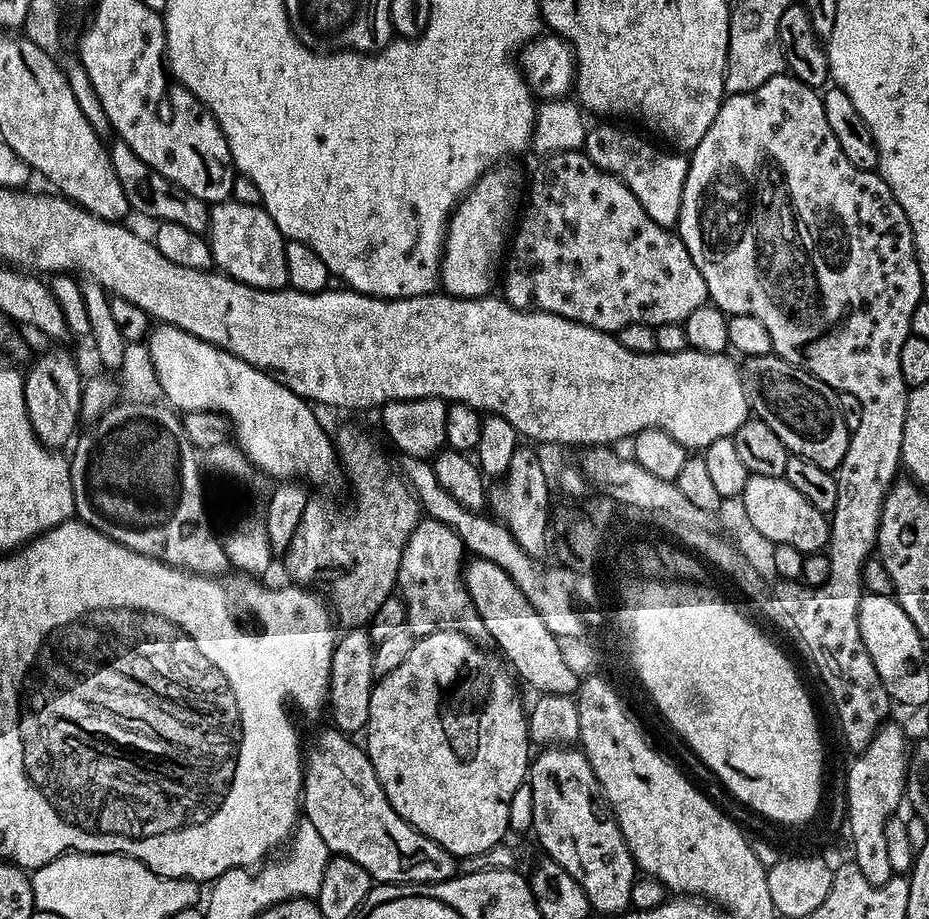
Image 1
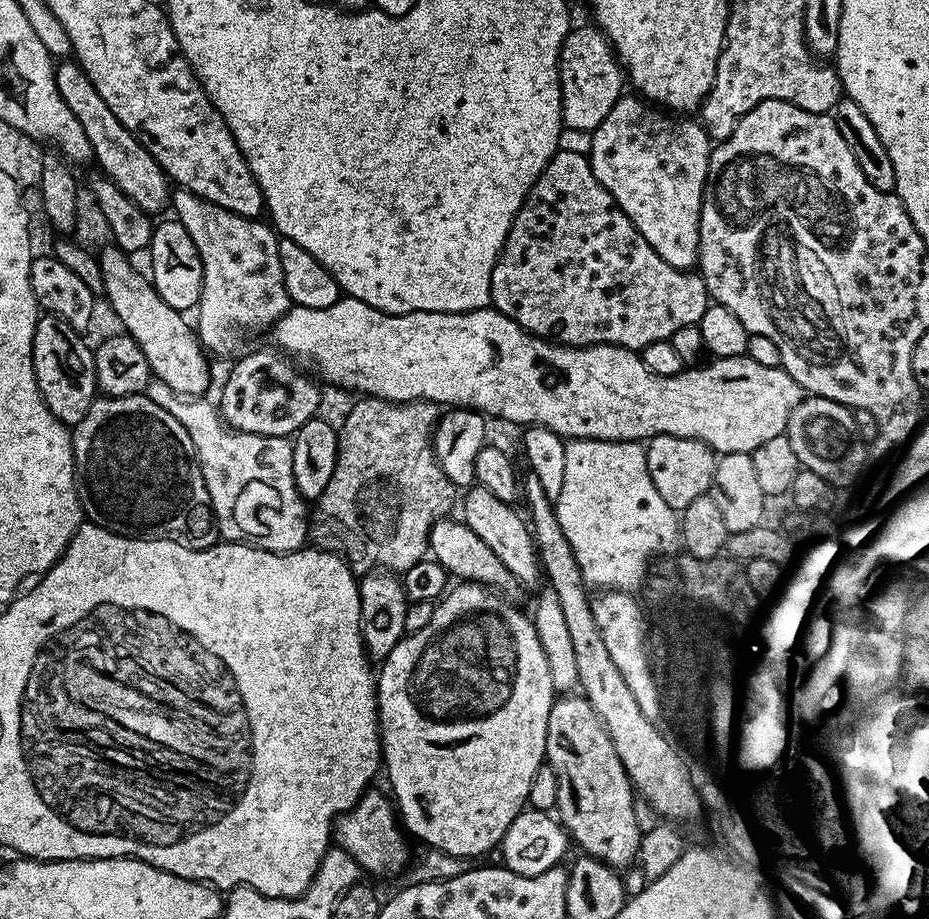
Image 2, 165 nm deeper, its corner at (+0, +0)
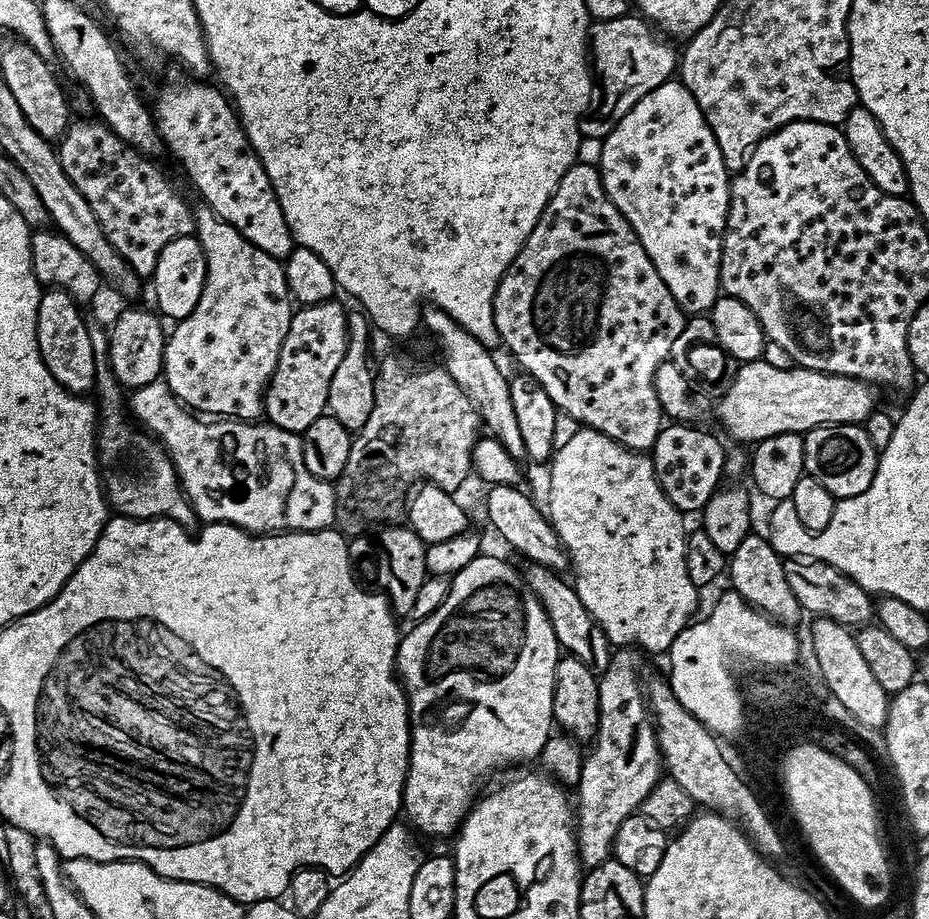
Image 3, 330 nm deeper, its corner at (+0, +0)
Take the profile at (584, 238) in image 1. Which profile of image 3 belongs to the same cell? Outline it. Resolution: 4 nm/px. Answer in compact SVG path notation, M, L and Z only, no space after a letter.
M577 162L570 166L570 170L566 170L566 174L562 174L562 182L558 190L550 198L550 202L546 202L534 230L530 230L530 238L526 238L522 250L498 282L498 290L492 301L494 302L494 326L500 335L500 344L508 347L512 351L513 358L524 367L521 369L527 375L533 376L542 386L542 390L546 390L546 394L550 394L557 410L563 415L565 412L570 419L577 420L575 422L577 425L598 430L606 434L606 438L614 438L614 442L632 449L633 452L647 453L654 446L666 420L654 388L654 374L658 374L658 366L671 357L674 338L682 334L686 314L678 306L674 294L670 294L666 282L658 278L658 270L654 262L650 262L642 242L638 242L634 230L626 222L624 215L604 193L604 186L600 182L600 169L597 165Z

